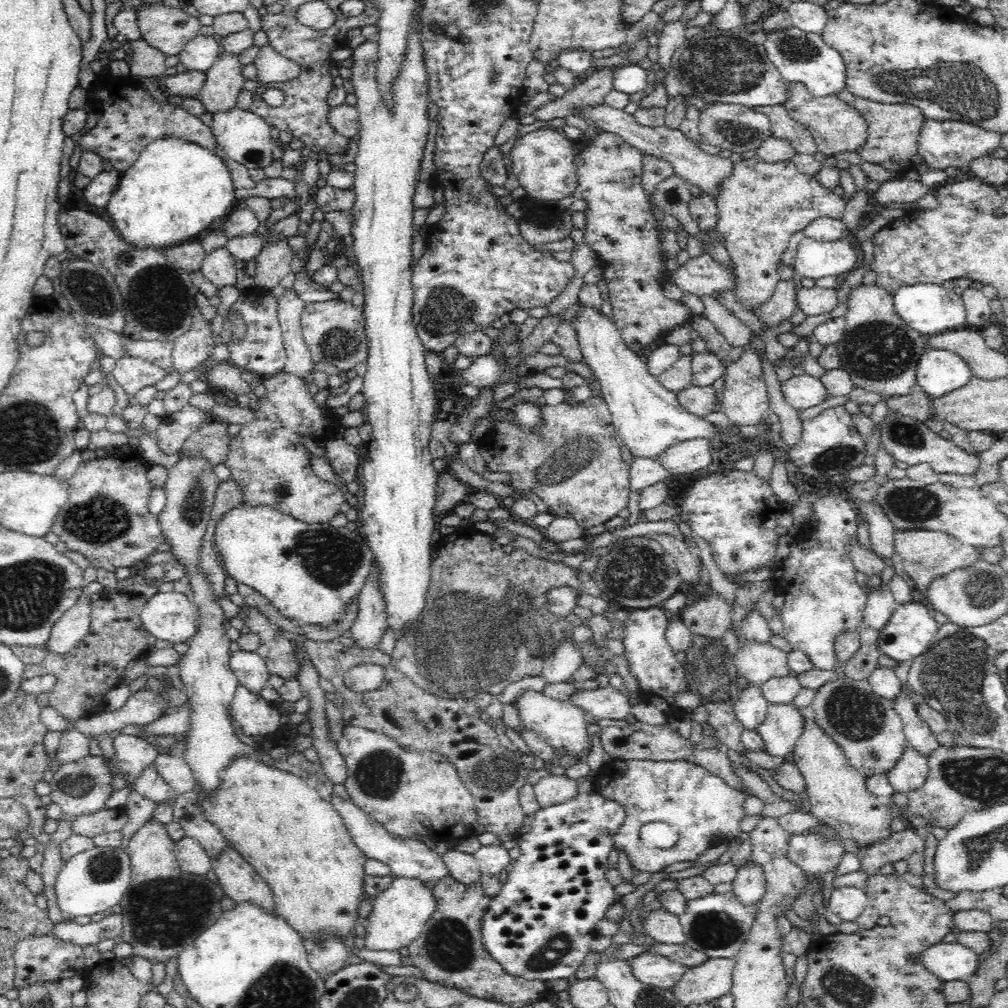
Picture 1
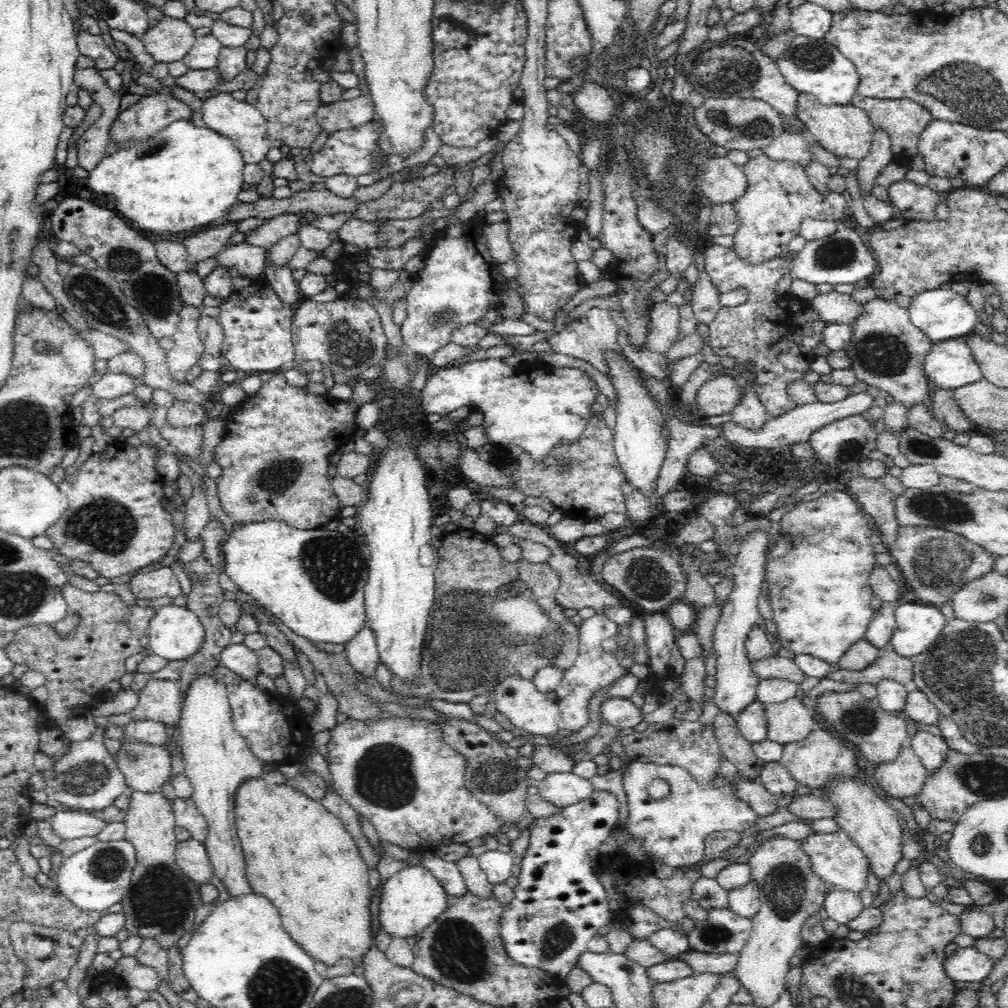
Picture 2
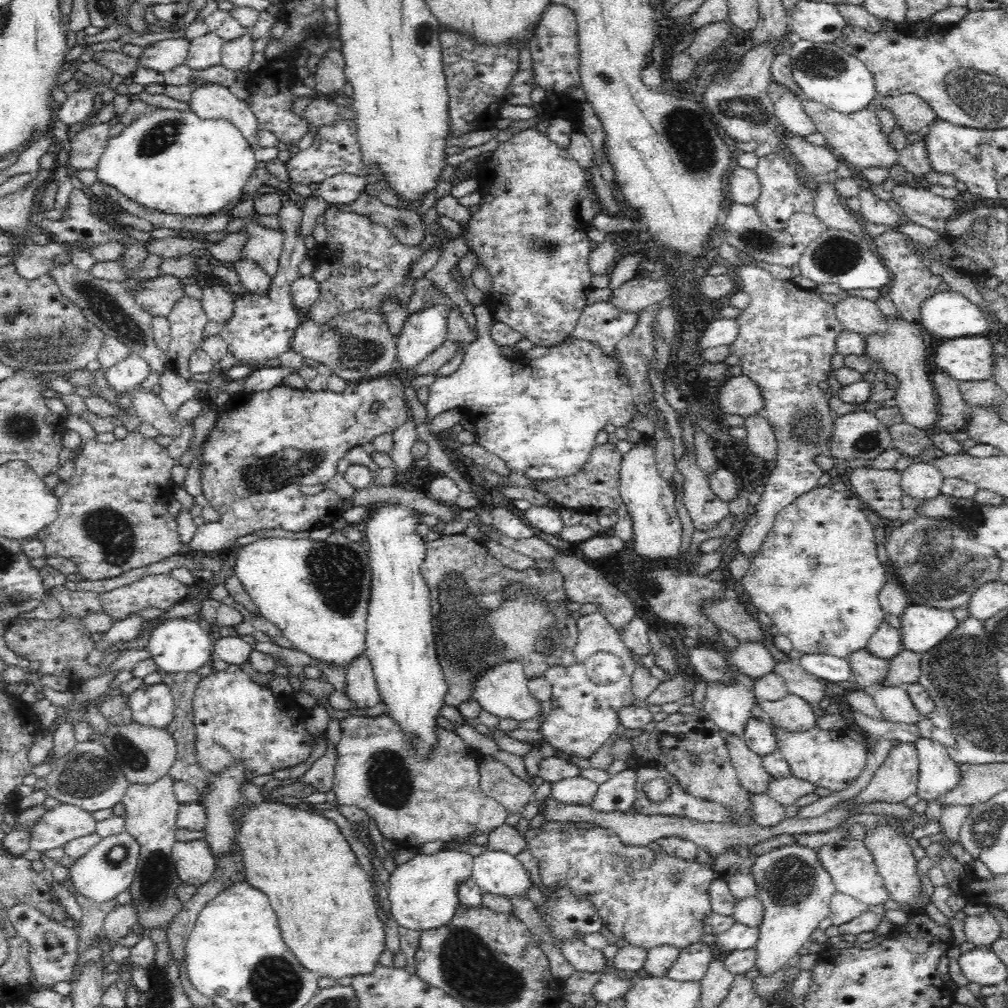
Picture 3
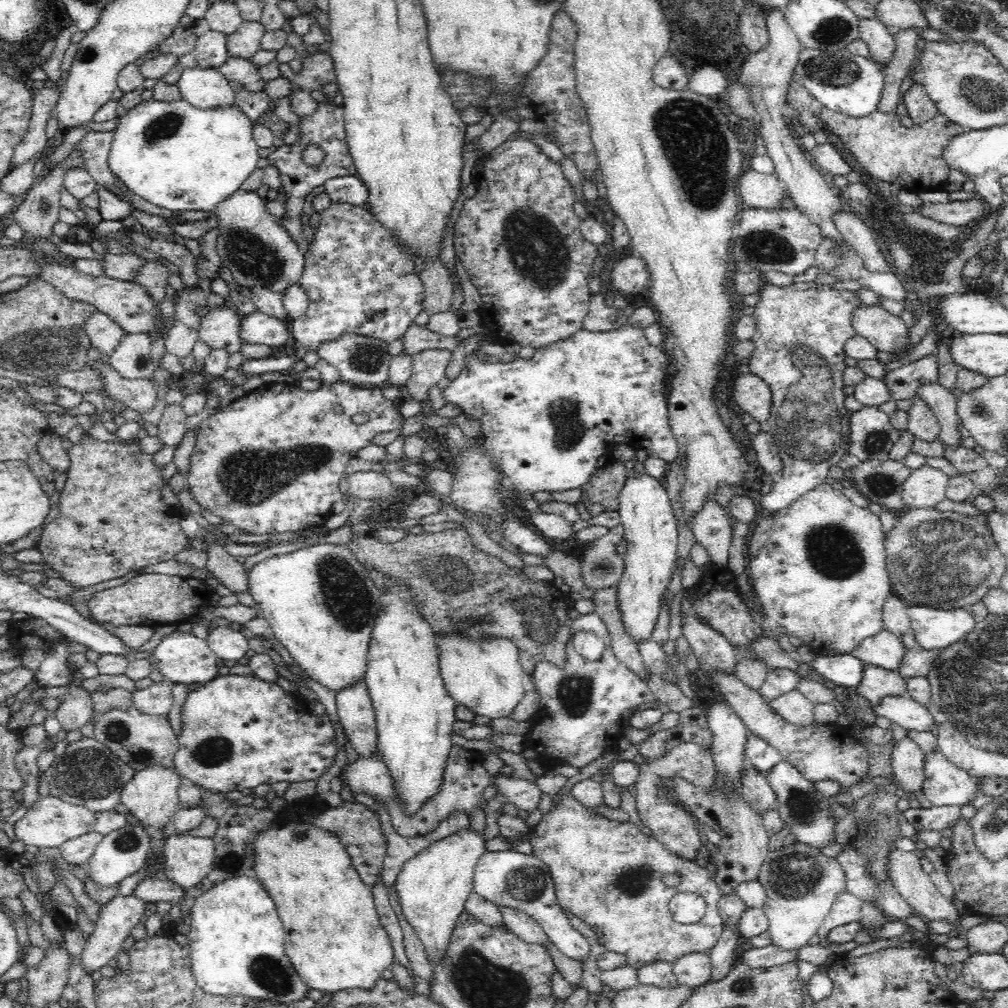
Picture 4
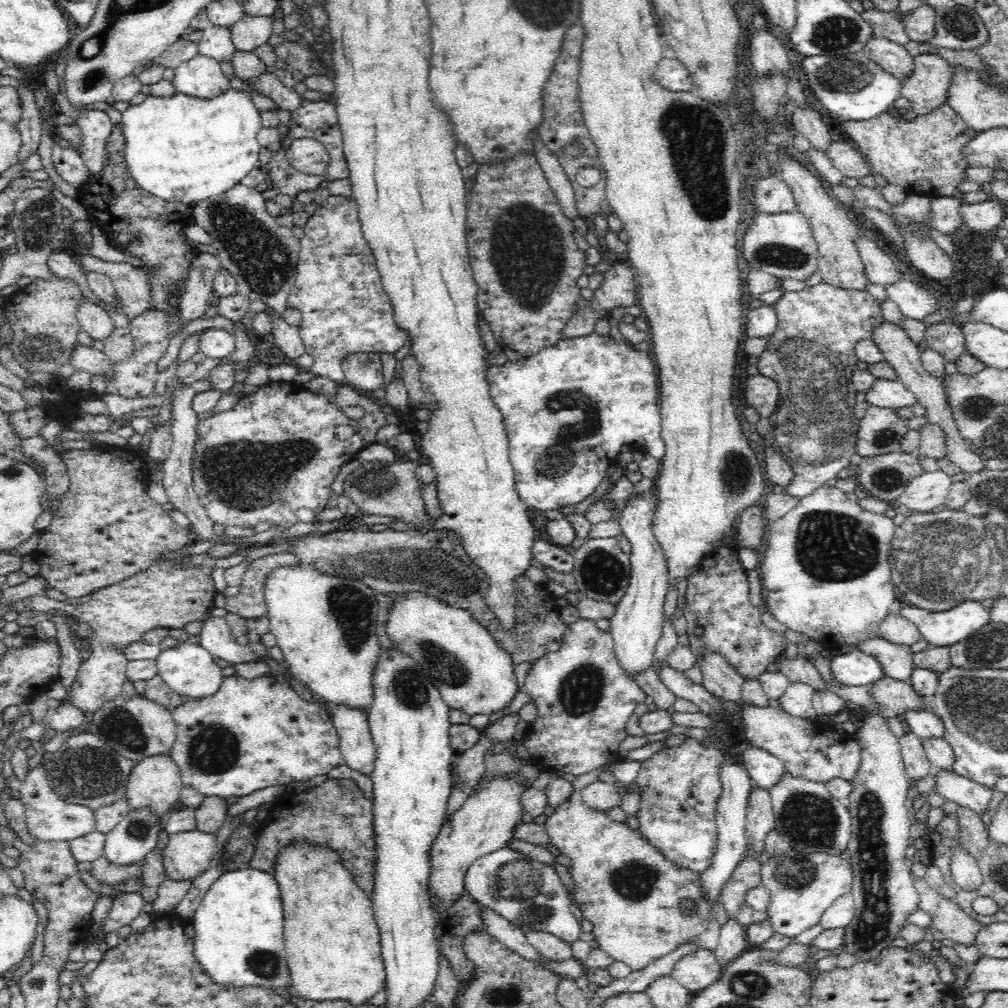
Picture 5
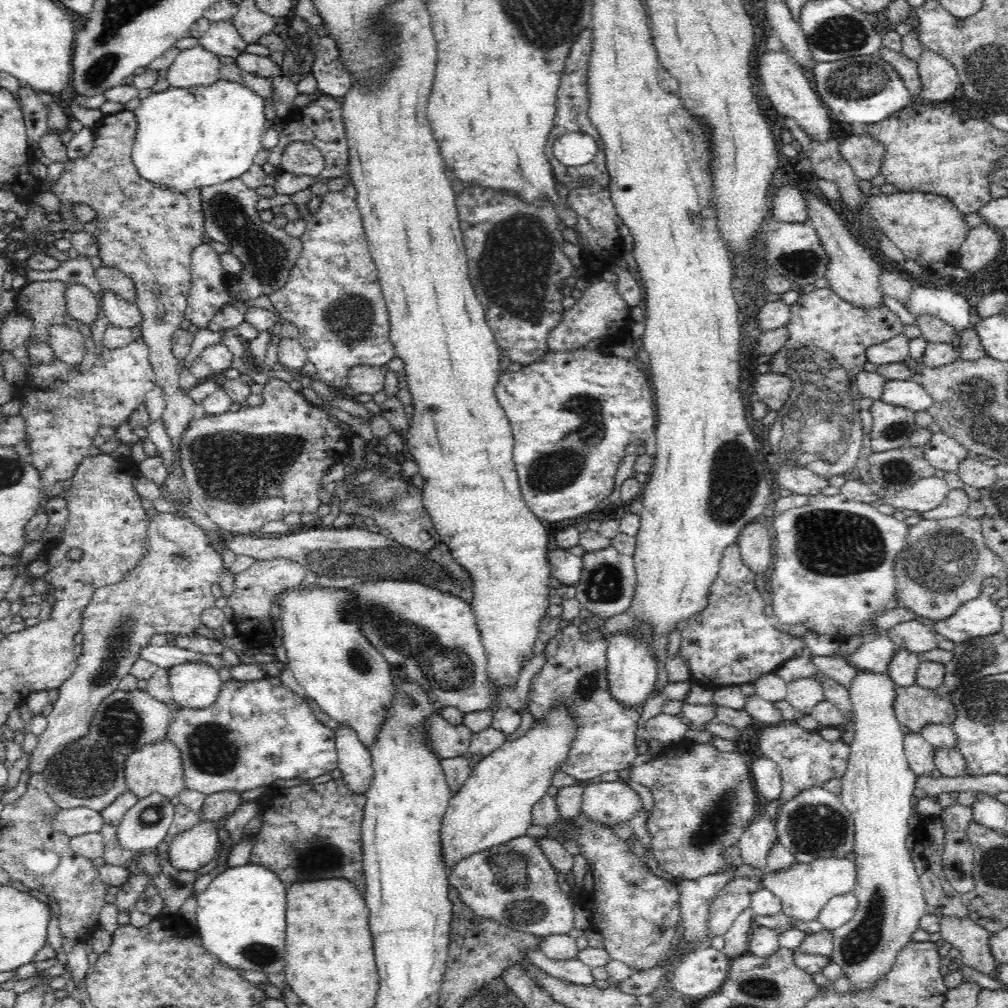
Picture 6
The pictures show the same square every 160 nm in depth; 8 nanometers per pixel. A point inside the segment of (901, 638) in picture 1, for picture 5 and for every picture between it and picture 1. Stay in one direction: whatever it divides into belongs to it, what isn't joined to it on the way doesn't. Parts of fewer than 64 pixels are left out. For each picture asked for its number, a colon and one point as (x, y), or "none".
2: (918, 625)
3: (923, 627)
4: (934, 628)
5: (946, 628)

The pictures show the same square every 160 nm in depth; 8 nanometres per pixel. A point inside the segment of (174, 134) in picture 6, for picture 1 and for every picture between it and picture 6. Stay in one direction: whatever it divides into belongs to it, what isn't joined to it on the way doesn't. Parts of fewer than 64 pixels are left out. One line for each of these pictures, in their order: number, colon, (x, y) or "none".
1: (176, 191)
2: (178, 181)
3: (175, 162)
4: (178, 156)
5: (180, 148)

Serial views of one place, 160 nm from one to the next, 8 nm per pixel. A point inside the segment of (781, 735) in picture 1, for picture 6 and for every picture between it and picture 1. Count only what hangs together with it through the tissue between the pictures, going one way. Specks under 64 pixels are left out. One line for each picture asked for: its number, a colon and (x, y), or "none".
2: (789, 721)
3: (792, 713)
4: (793, 707)
5: (797, 699)
6: (803, 694)

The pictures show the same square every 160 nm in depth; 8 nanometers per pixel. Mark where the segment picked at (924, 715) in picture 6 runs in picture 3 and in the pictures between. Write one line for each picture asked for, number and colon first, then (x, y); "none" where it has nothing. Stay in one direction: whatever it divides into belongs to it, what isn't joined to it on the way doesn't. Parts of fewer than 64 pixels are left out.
3: (868, 669)
4: (877, 683)
5: (895, 698)

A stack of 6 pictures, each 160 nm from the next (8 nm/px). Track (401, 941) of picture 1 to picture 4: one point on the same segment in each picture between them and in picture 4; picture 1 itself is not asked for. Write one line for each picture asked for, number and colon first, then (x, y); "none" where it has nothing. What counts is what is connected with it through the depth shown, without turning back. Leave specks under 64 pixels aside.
2: (412, 898)
3: (423, 895)
4: (433, 886)

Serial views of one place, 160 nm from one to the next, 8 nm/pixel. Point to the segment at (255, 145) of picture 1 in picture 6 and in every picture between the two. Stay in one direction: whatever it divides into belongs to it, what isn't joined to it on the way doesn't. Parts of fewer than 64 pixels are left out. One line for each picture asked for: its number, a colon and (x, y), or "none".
2: (244, 124)
3: (209, 99)
4: (205, 87)
5: (201, 76)
6: (196, 66)

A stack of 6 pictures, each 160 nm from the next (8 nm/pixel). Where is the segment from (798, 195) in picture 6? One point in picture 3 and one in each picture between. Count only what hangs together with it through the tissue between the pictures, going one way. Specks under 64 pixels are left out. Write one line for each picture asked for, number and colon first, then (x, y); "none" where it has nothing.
3: (744, 186)
4: (762, 191)
5: (773, 196)

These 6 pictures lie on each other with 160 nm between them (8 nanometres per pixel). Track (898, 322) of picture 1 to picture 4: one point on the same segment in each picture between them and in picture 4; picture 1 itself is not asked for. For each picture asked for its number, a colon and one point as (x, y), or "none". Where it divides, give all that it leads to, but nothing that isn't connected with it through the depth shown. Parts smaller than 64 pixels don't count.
2: (886, 350)
3: (901, 351)
4: (922, 422)

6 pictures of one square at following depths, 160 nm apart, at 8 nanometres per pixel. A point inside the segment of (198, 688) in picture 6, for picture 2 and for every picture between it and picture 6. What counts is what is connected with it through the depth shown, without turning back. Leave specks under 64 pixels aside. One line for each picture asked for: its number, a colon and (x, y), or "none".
2: (175, 633)
3: (178, 644)
4: (181, 657)
5: (189, 669)

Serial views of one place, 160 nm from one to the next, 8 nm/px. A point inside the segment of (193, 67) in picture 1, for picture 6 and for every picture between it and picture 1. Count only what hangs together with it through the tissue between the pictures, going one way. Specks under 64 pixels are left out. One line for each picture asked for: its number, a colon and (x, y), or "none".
2: (204, 54)
3: (205, 51)
4: (211, 50)
5: (216, 42)
6: (222, 38)

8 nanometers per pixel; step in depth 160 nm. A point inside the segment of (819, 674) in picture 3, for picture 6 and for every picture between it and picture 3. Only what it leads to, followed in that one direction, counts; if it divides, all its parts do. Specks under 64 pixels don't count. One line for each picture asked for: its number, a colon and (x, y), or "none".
4: (847, 670)
5: (855, 668)
6: (876, 655)

